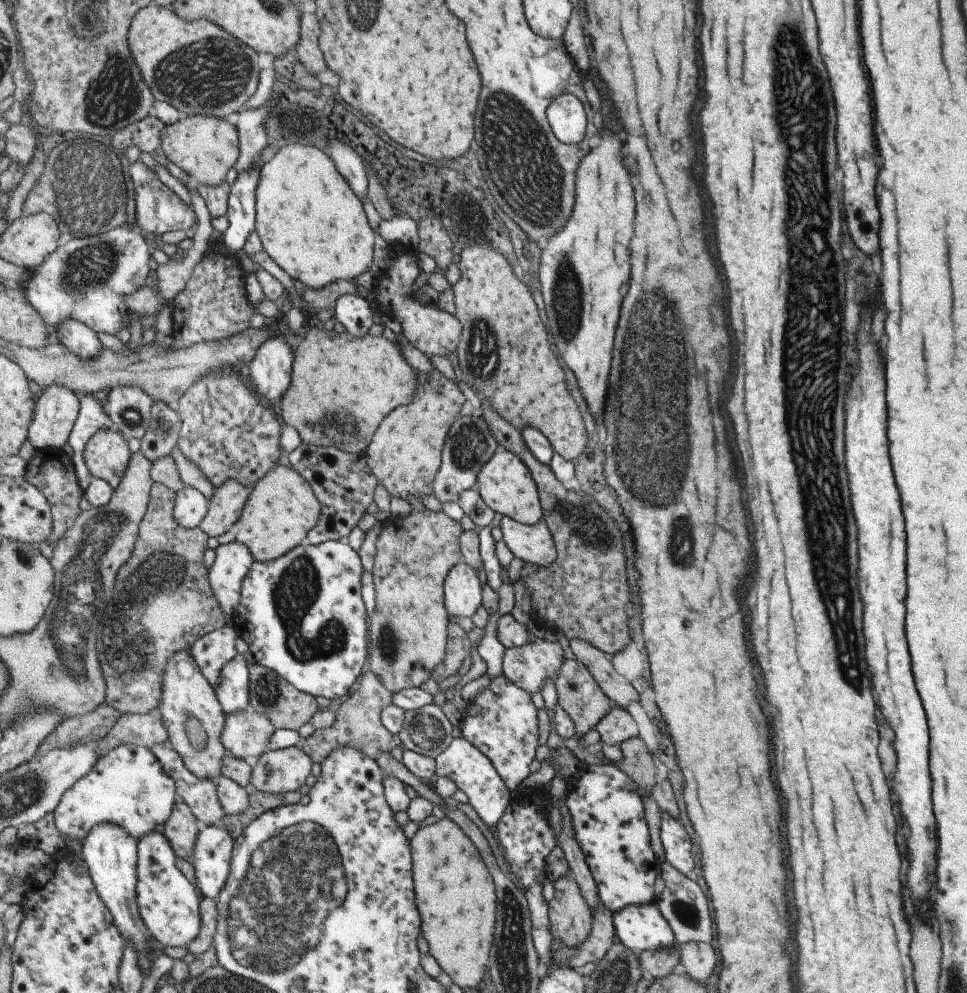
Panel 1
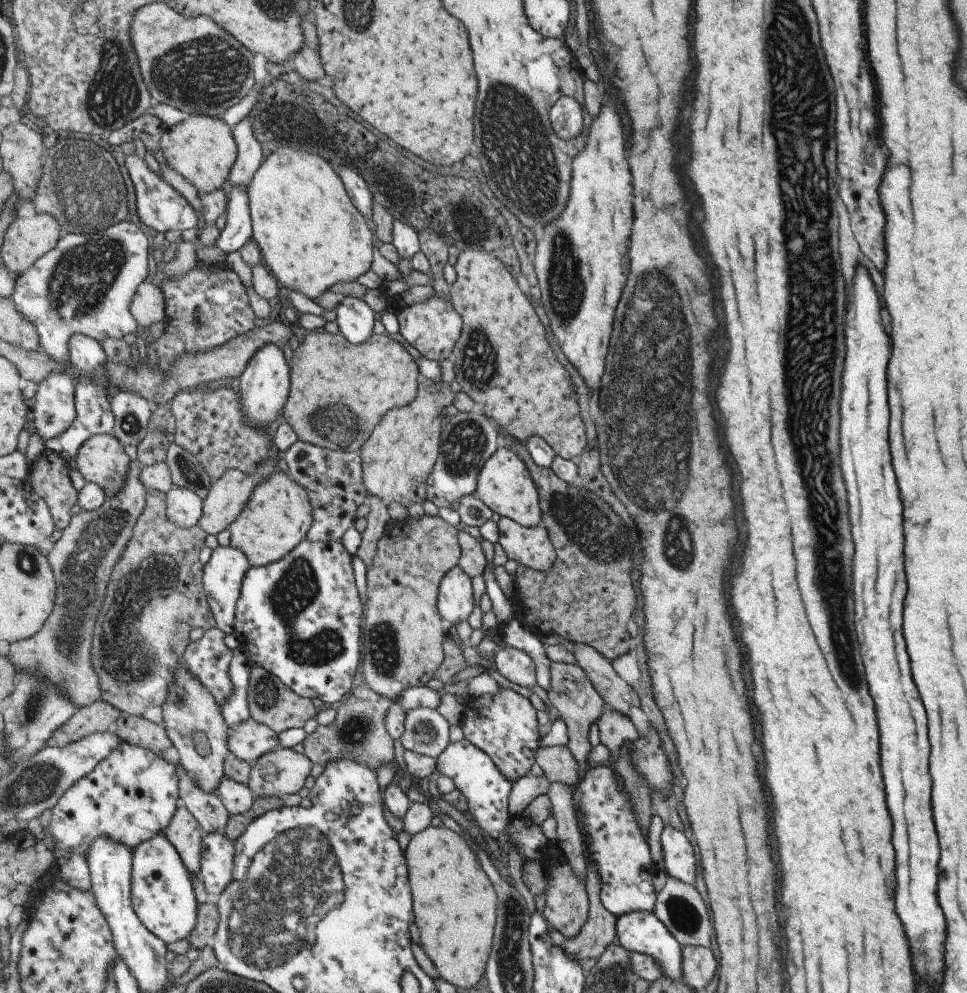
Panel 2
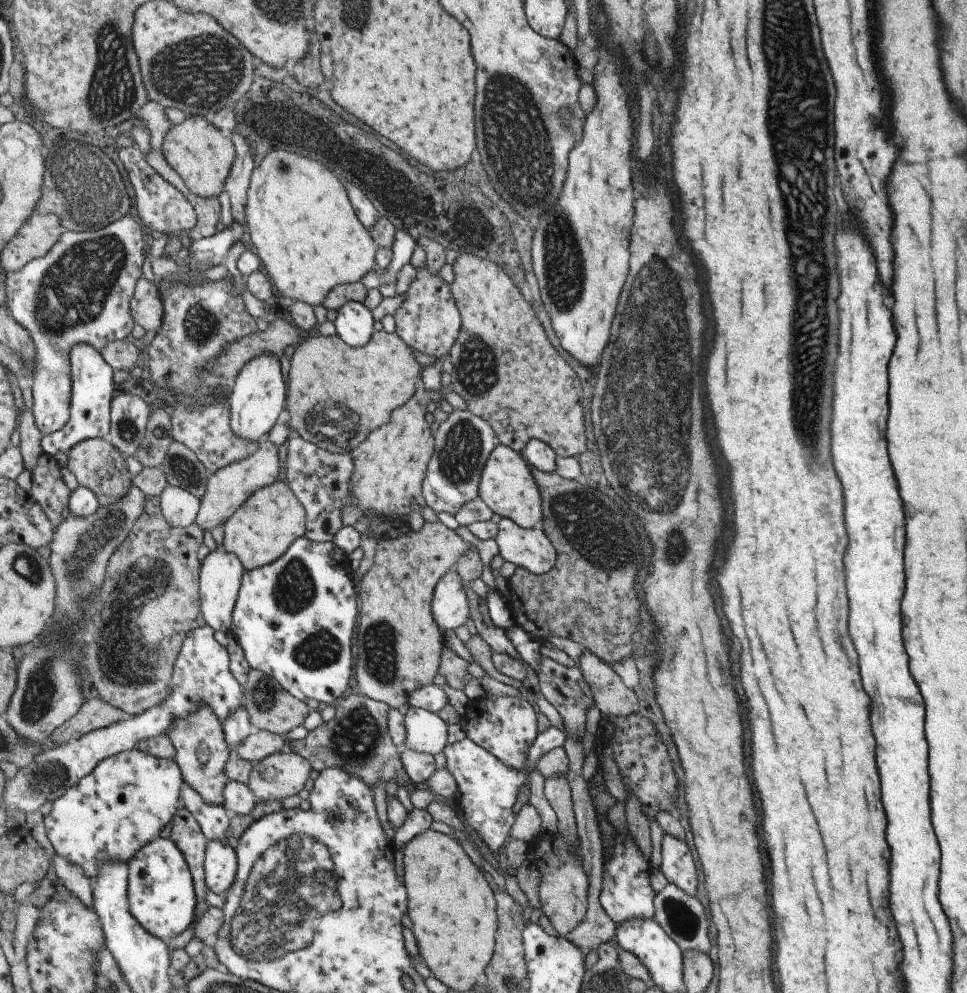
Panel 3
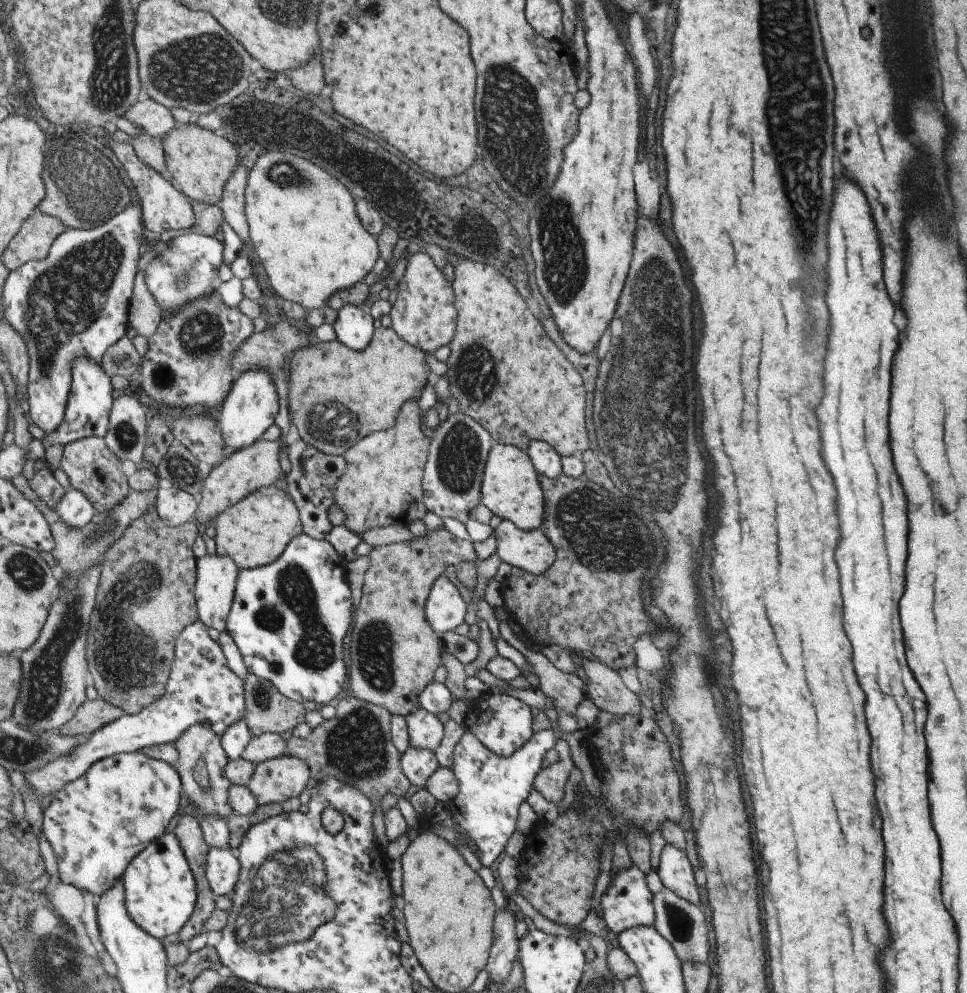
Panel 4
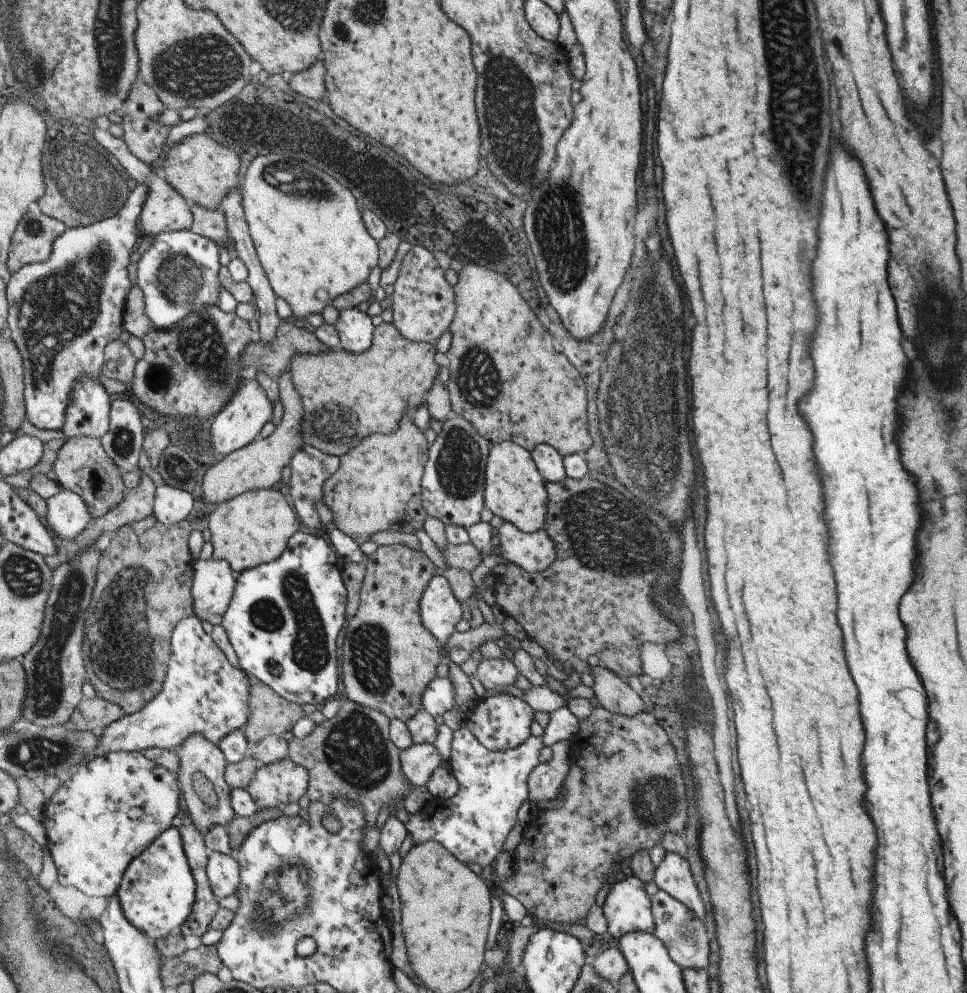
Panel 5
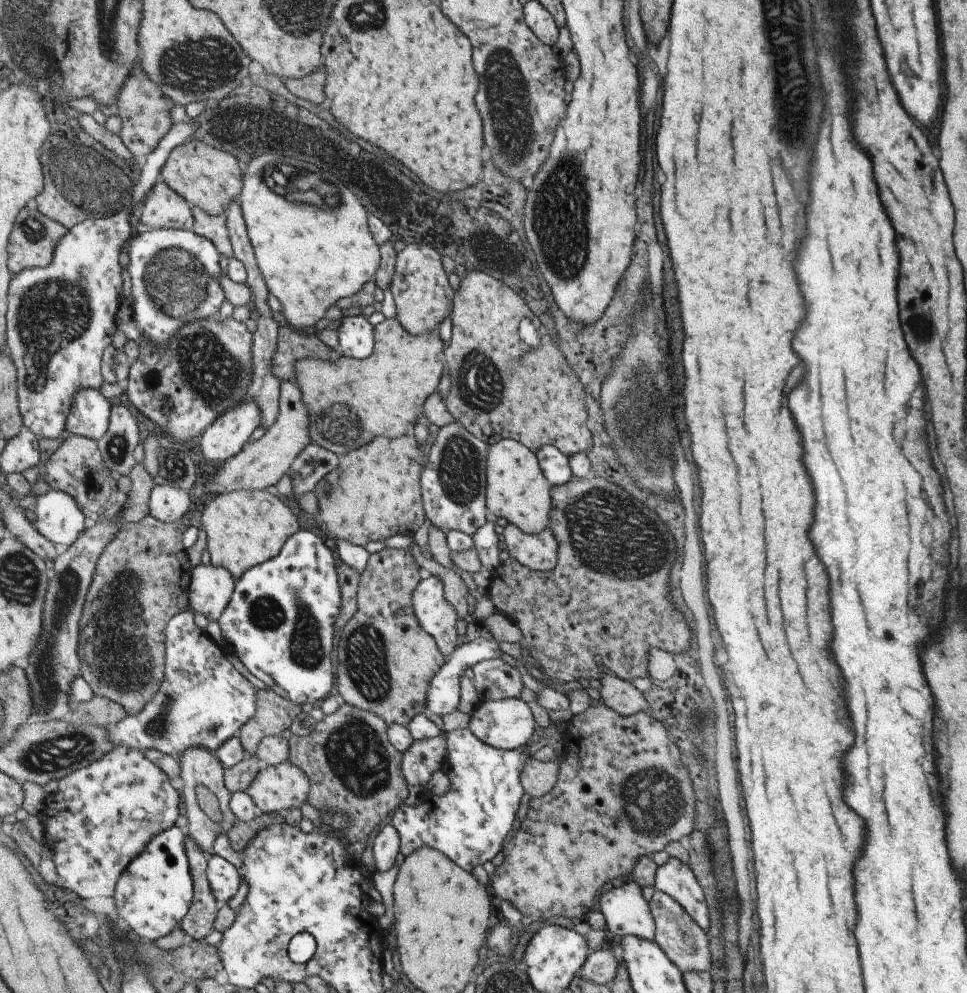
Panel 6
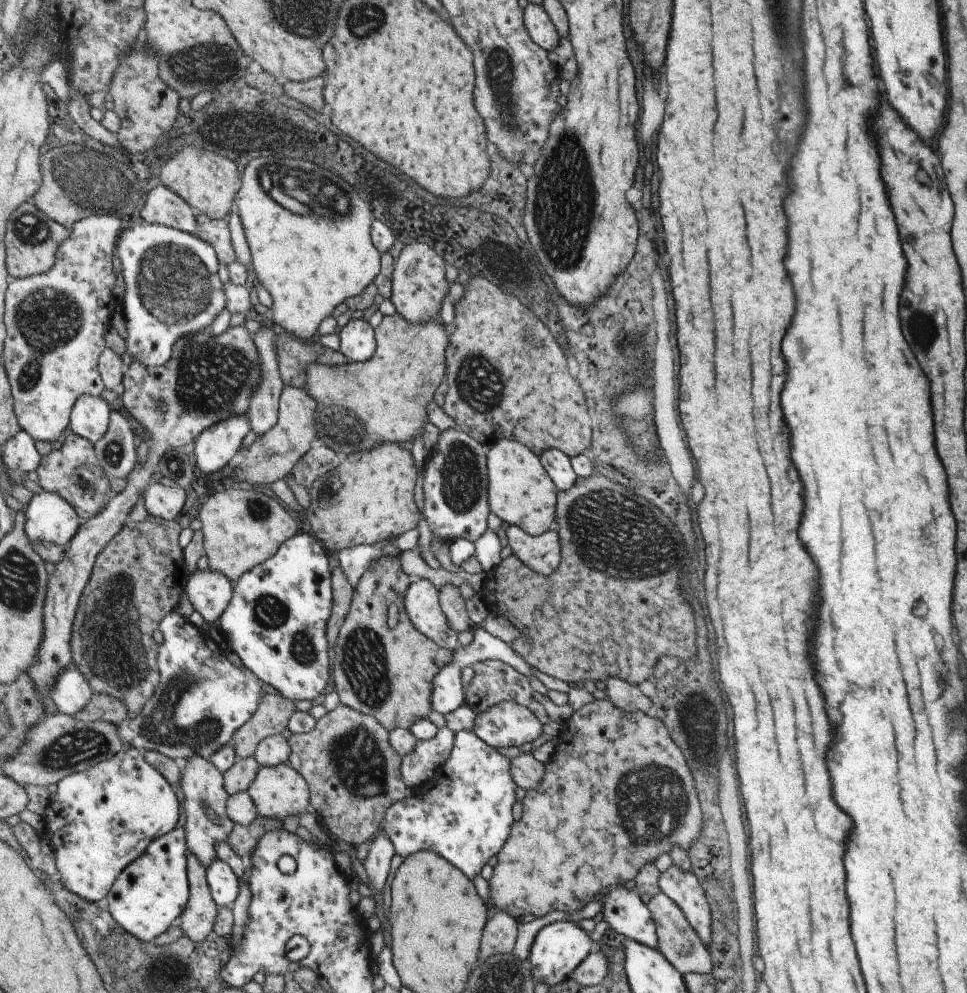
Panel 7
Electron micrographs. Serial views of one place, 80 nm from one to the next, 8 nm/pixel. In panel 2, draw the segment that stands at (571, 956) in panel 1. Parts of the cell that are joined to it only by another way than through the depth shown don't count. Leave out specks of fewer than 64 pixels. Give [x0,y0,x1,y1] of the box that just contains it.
[562,858,616,961]

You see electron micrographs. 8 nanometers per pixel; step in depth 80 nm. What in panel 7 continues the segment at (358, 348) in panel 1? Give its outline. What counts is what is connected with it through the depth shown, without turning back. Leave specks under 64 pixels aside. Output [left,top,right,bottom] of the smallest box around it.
[306,312,452,456]

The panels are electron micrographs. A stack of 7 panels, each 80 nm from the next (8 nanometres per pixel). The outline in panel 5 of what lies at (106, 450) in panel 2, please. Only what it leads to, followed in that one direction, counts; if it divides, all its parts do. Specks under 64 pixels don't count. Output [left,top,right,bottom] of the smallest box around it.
[51,437,126,519]

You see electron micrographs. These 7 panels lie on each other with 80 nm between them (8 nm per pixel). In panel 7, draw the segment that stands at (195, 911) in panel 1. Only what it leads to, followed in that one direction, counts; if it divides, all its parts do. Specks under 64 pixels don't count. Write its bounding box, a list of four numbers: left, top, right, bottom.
[106,827,191,943]

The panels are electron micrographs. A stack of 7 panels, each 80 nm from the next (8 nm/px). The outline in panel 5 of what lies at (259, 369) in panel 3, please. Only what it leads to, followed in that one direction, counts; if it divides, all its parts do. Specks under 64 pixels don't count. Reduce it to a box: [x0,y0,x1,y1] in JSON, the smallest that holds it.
[209,373,274,457]

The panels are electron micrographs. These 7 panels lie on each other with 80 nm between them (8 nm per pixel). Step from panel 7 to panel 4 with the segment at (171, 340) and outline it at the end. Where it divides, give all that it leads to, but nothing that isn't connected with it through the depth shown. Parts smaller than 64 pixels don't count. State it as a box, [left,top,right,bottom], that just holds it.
[145,233,225,318]

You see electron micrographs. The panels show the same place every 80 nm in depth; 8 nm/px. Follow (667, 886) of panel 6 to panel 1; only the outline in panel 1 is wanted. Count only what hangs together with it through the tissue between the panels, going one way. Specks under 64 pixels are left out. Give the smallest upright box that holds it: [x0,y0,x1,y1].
[659,812,695,876]

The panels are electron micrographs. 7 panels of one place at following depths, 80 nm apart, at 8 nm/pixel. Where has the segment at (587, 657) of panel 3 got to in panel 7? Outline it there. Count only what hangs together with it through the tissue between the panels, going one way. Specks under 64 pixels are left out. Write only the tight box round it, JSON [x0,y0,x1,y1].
[604,677,651,714]

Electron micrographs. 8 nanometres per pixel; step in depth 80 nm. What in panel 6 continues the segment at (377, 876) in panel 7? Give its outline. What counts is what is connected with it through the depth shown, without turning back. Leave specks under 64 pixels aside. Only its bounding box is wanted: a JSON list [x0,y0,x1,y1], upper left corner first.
[373,821,402,874]

